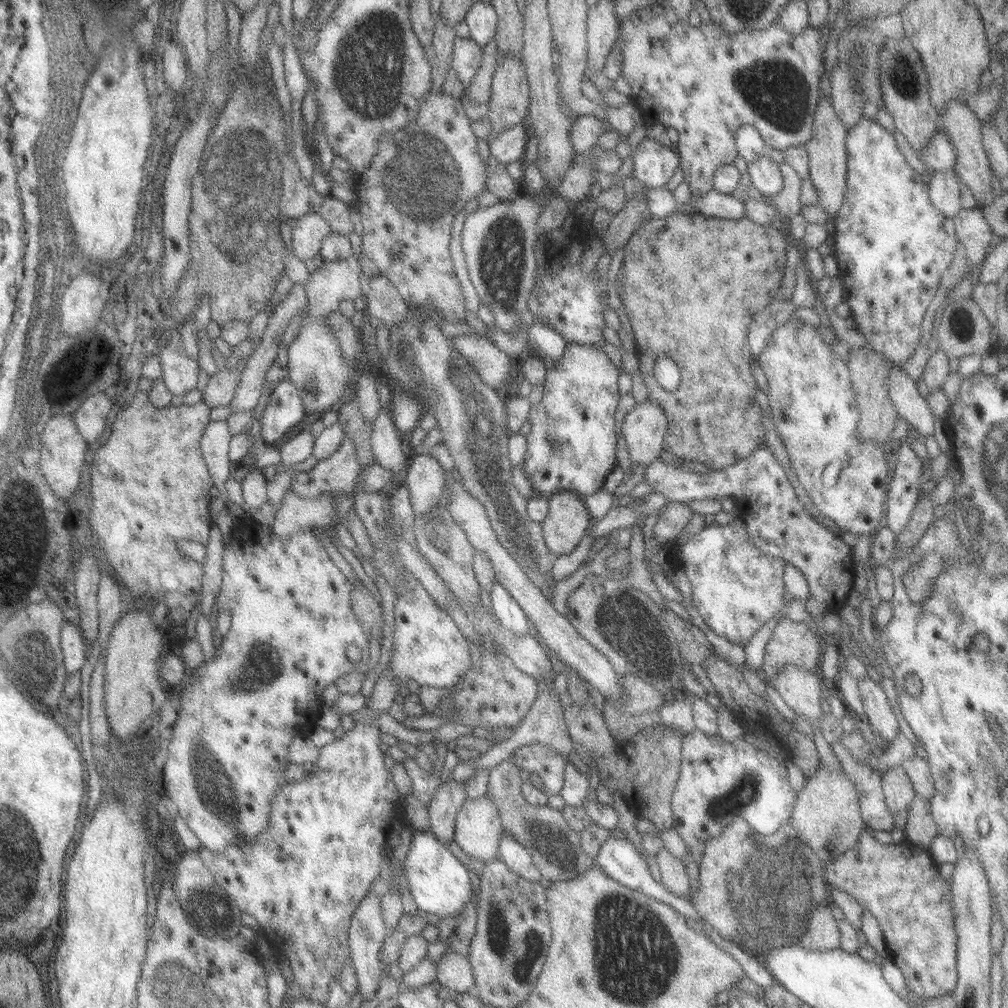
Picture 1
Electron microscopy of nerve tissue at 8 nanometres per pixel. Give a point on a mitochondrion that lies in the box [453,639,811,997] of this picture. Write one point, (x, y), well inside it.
(521, 956)

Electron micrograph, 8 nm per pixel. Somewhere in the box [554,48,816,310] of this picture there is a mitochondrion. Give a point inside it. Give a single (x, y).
(772, 90)

